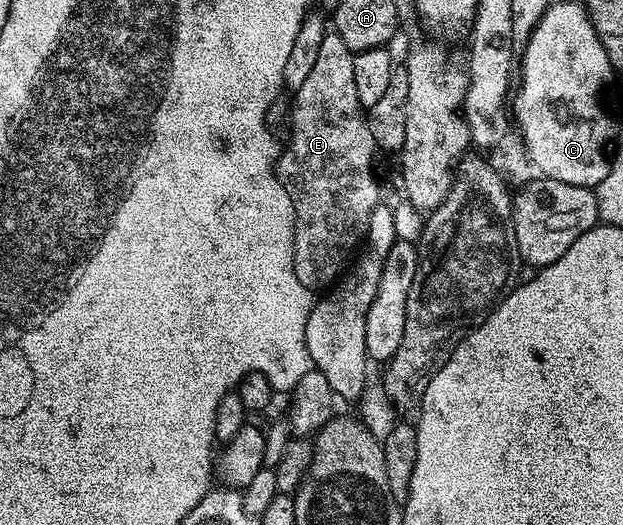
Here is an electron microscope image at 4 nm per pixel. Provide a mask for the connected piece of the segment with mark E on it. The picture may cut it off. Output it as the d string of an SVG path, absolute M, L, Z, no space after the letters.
M335 32L325 33L322 48L318 48L314 69L310 71L310 76L306 76L306 80L302 80L302 88L294 91L293 98L296 99L291 99L290 102L292 139L289 140L285 150L283 147L276 163L280 183L284 185L294 204L296 217L292 252L294 272L309 292L317 292L316 290L320 289L323 291L341 277L342 271L350 262L347 254L359 242L361 245L365 241L370 216L381 201L380 186L372 175L372 150L374 151L372 133L368 127L365 111L358 100L358 92L354 88L353 57L353 51L346 48L342 36L338 36Z

